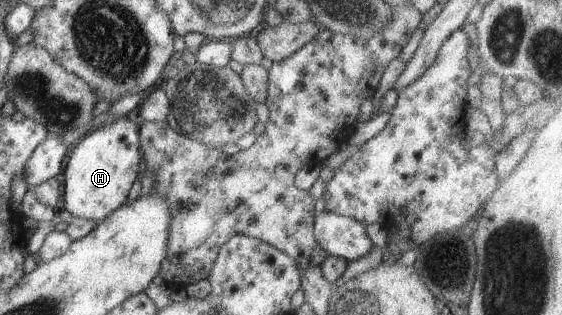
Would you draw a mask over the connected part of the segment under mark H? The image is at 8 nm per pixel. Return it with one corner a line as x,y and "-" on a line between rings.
128,116
108,121
85,135
69,153
60,208
75,218
102,222
127,201
129,190
142,174
139,123

